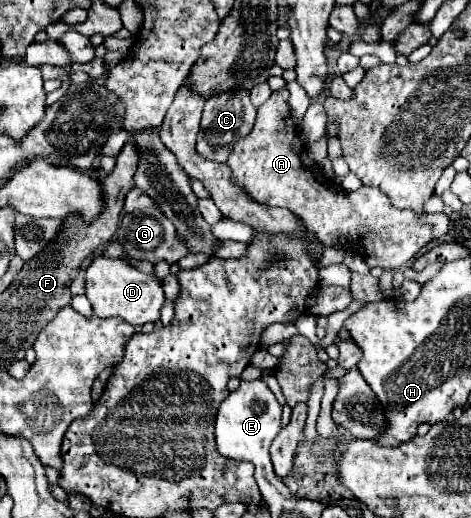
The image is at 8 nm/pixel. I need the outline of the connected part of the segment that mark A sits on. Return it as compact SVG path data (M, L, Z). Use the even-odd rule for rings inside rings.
M287 88L275 90L269 100L259 106L253 130L235 144L235 154L231 152L227 160L233 170L233 180L241 182L253 200L289 208L305 220L307 228L313 230L325 246L345 246L359 252L369 268L403 268L427 242L447 232L449 218L445 214L417 216L413 210L393 208L387 196L377 188L363 186L355 192L331 188L321 168L317 170L317 164L307 156L305 144L301 146L287 100Z

